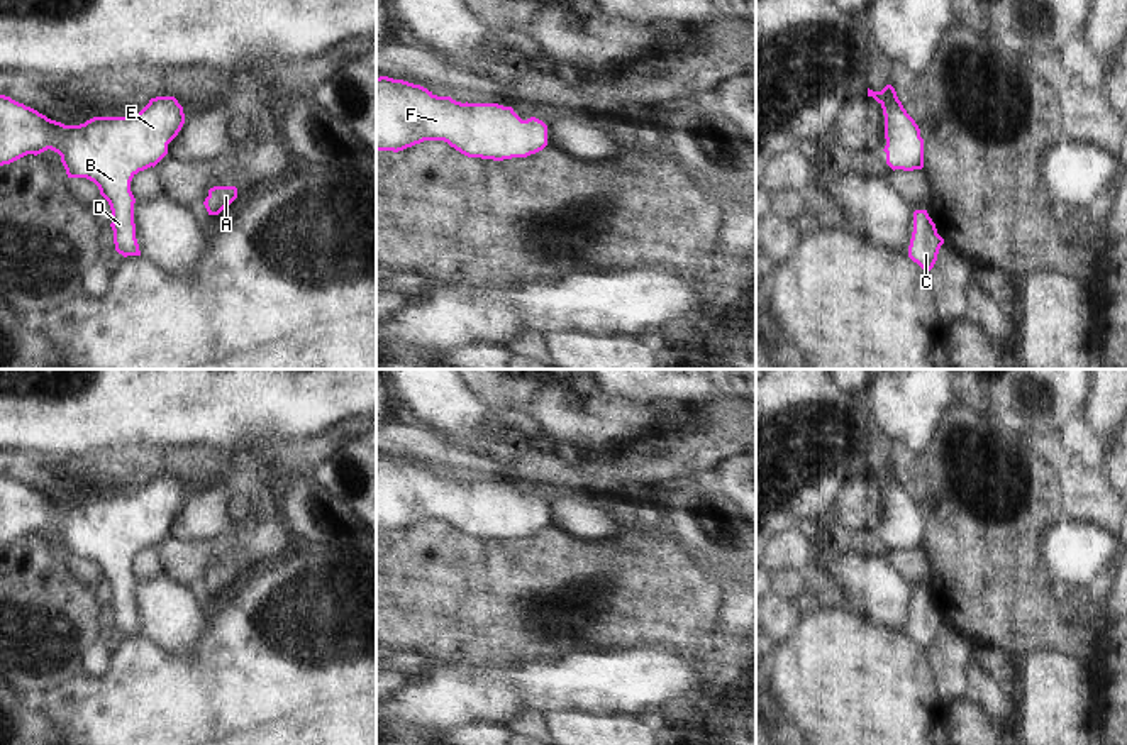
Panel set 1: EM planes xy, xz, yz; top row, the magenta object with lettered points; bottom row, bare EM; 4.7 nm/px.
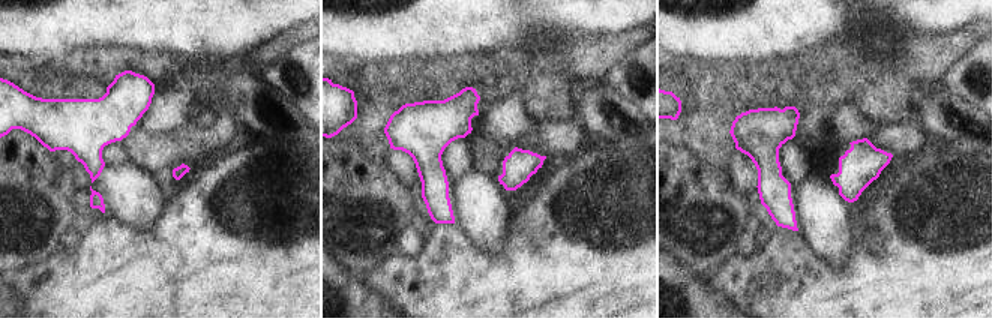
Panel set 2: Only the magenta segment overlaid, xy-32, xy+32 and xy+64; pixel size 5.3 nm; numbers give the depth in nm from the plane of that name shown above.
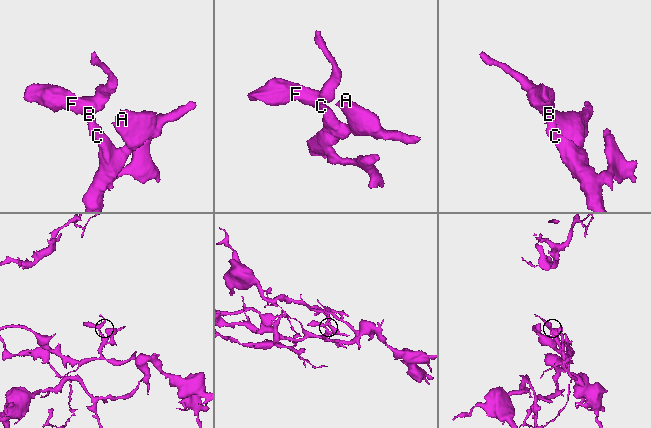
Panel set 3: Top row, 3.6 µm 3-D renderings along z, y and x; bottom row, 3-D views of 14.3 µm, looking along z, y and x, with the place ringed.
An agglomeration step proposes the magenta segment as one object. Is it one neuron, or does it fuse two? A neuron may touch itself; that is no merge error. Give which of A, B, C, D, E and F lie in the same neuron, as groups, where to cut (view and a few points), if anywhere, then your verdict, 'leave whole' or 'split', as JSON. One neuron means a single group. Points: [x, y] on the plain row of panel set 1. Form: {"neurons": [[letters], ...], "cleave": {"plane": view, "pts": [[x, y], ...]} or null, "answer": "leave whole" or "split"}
{"neurons": [["A", "B", "C", "D", "E", "F"]], "cleave": null, "answer": "leave whole"}

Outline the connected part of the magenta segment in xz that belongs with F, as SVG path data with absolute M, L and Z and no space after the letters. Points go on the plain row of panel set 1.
M376 457L376 530L398 532L424 520L444 520L468 537L503 540L542 530L547 525L547 505L536 496L522 499L512 486L461 483L420 464Z

